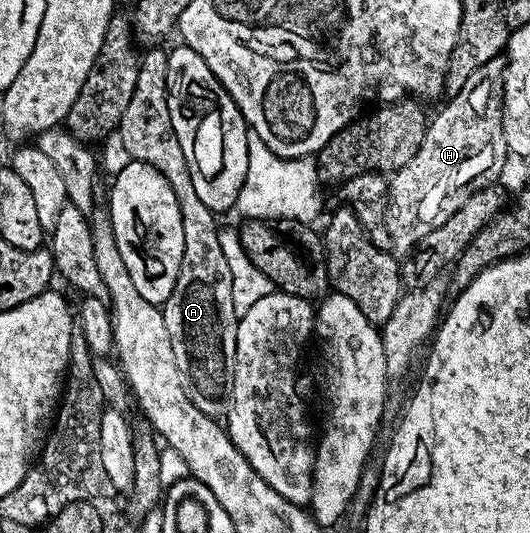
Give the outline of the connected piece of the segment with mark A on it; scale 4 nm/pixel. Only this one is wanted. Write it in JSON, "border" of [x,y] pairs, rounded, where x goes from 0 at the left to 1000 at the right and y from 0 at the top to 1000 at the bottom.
{"border":[[[300,90],[279,92],[285,96],[262,111],[258,165],[251,165],[251,188],[243,188],[236,218],[228,218],[223,246],[243,296],[296,315],[296,323],[319,338],[319,353],[326,353],[326,368],[334,368],[338,377],[349,473],[326,548],[304,576],[308,606],[319,623],[330,681],[345,707],[345,722],[353,726],[357,750],[364,750],[368,764],[387,773],[387,780],[421,788],[436,771],[447,660],[451,589],[440,548],[447,522],[436,516],[440,495],[413,448],[413,432],[406,424],[408,396],[379,383],[379,368],[372,368],[372,353],[364,353],[364,330],[357,330],[357,308],[349,308],[349,285],[342,285],[342,270],[326,248],[326,225],[319,225],[317,96],[292,92]]]}

